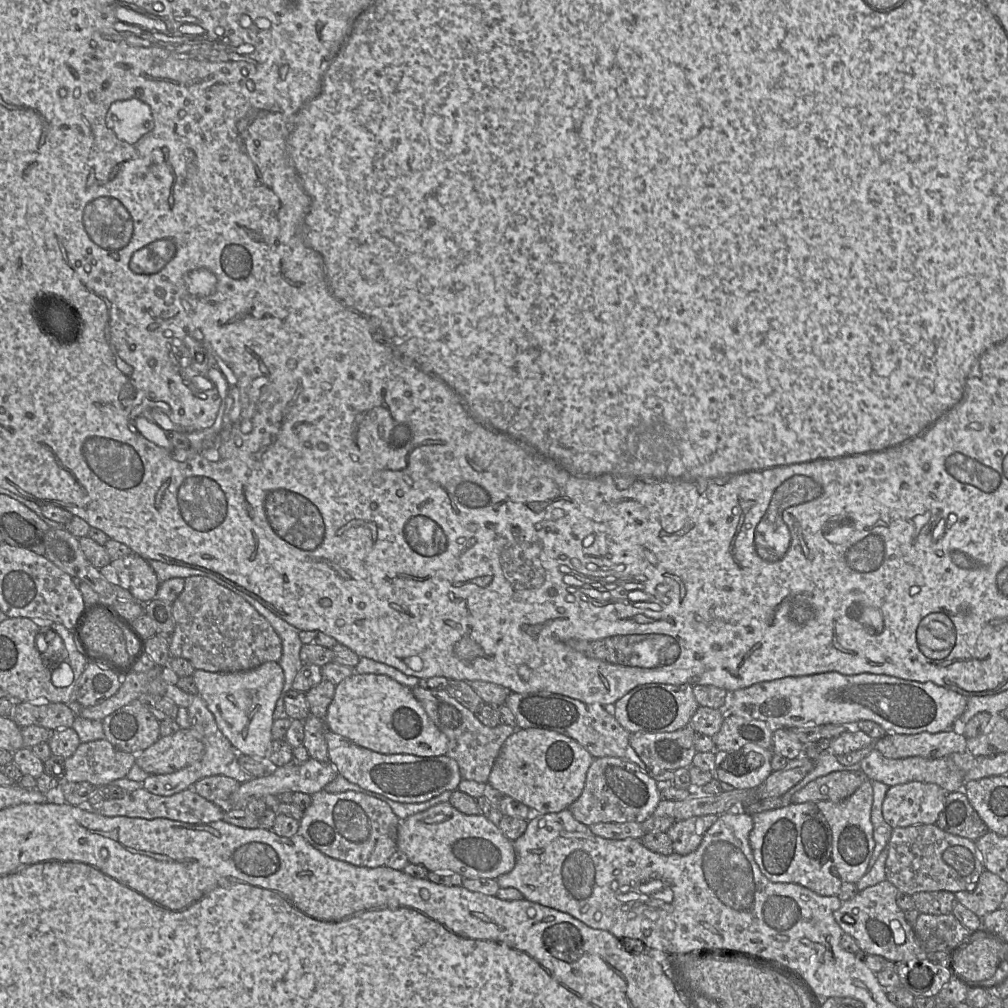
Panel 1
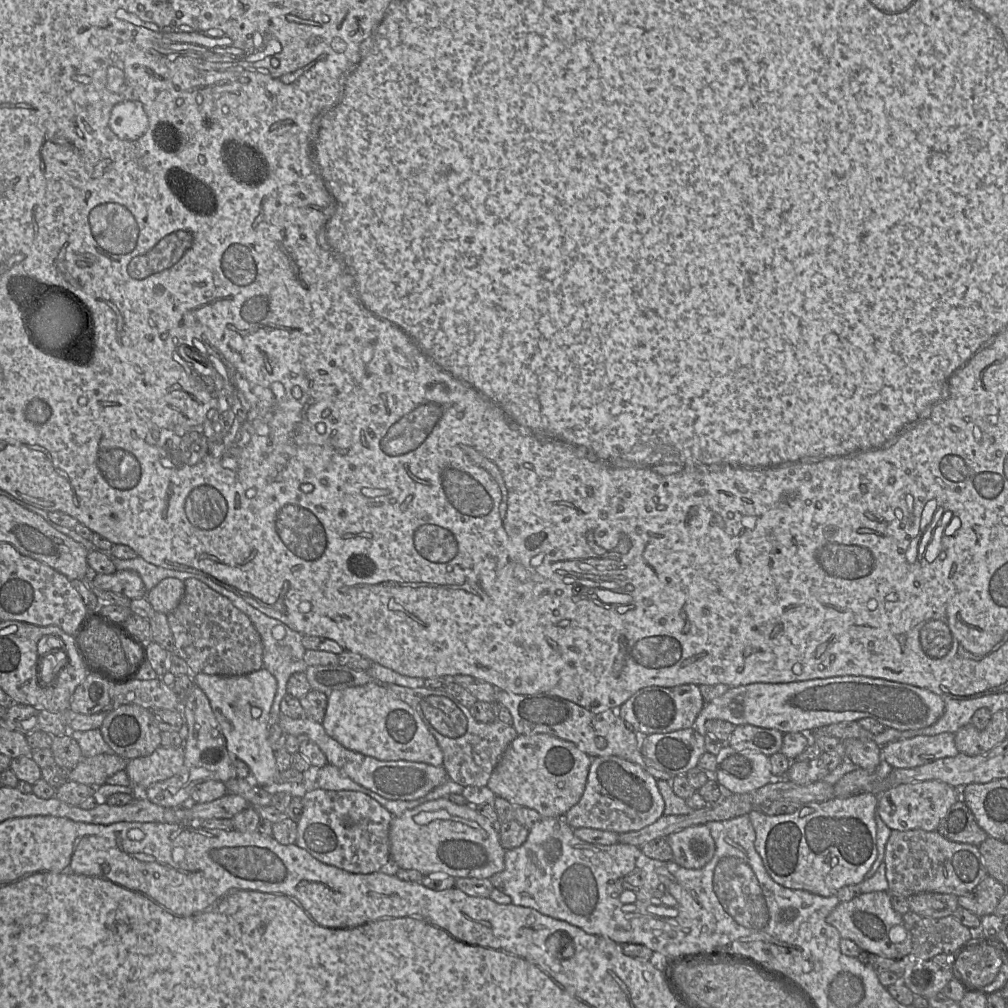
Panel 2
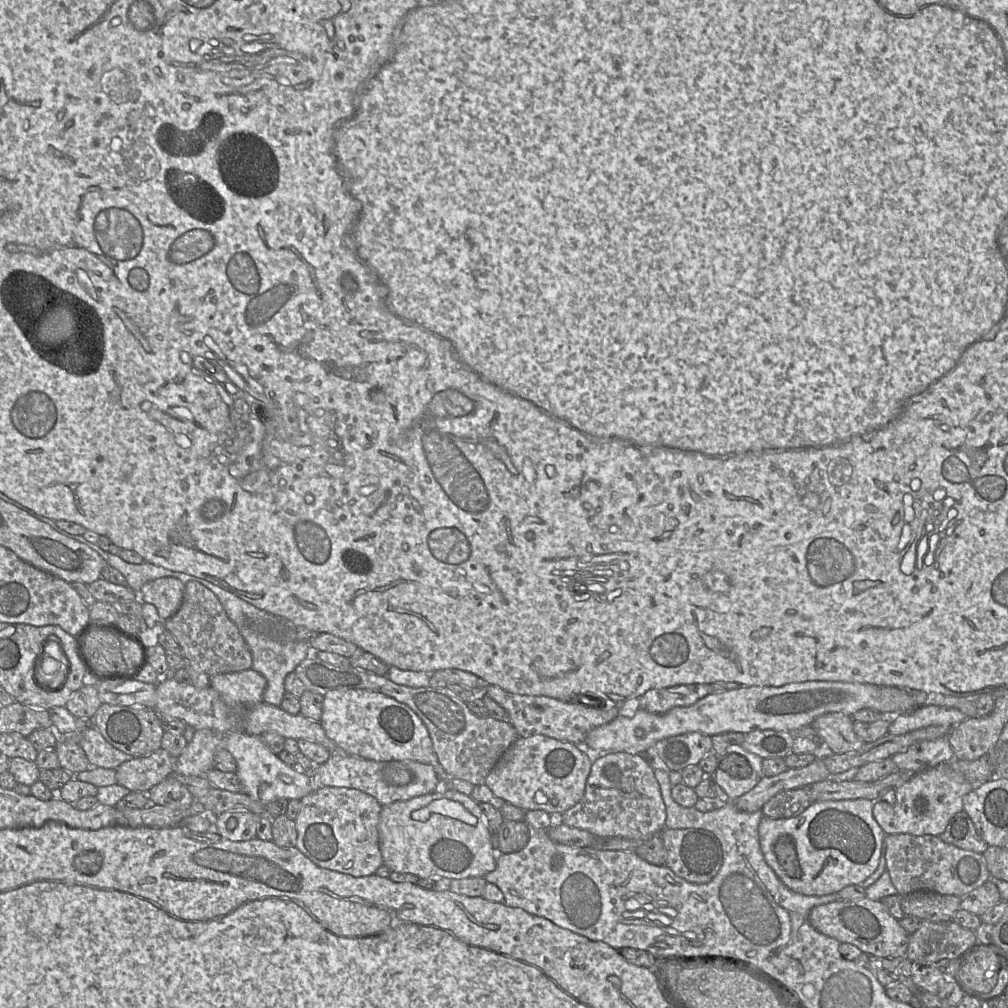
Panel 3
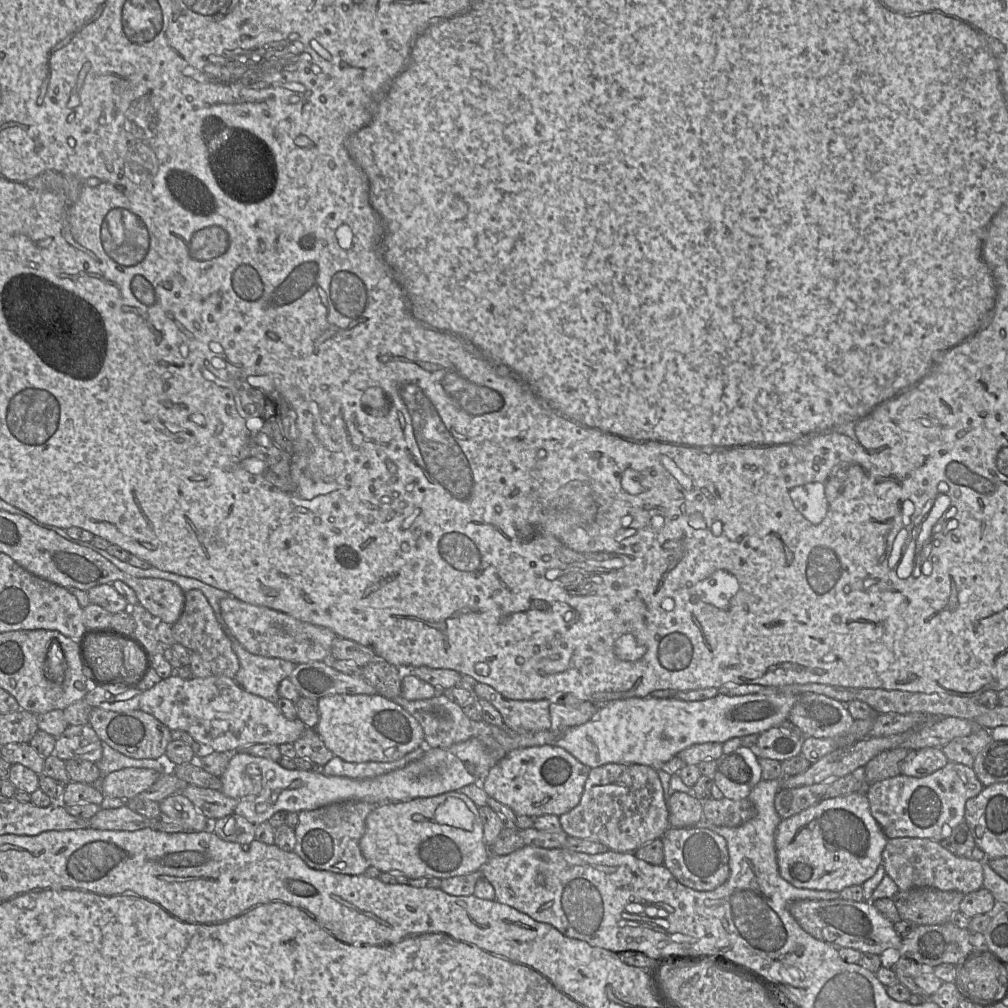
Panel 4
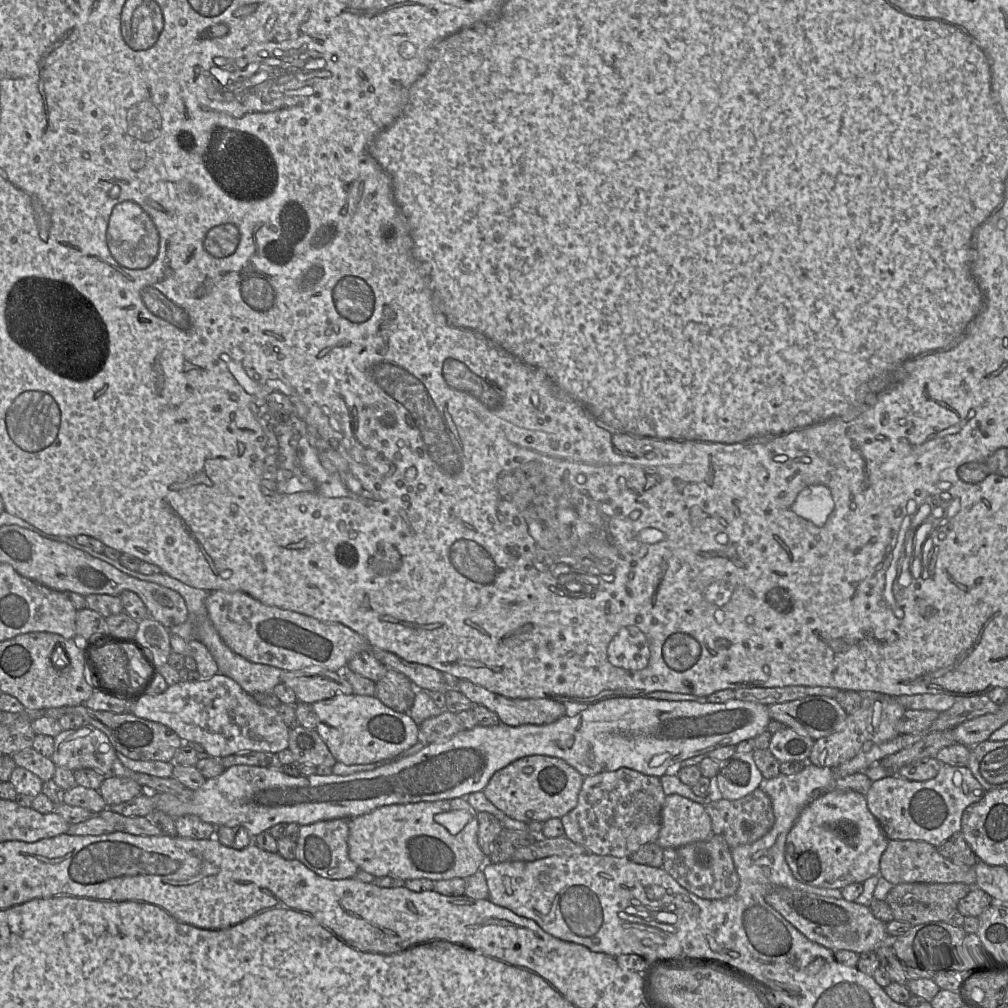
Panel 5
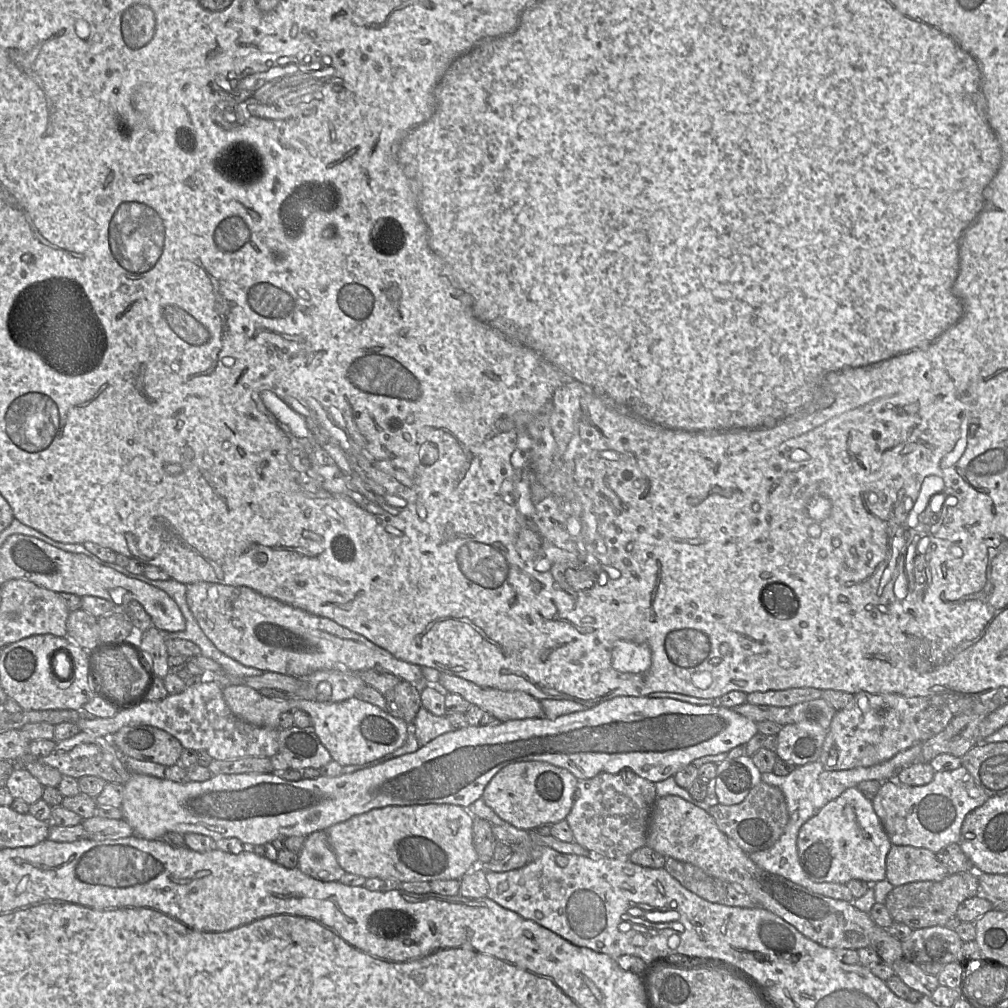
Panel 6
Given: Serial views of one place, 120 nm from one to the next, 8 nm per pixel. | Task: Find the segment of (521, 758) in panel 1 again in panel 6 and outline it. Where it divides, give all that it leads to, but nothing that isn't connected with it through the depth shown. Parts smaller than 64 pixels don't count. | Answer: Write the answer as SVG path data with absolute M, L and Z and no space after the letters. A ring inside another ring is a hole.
M522 761L502 768L486 786L482 798L503 820L522 830L552 825L569 814L578 779L568 770L542 761Z

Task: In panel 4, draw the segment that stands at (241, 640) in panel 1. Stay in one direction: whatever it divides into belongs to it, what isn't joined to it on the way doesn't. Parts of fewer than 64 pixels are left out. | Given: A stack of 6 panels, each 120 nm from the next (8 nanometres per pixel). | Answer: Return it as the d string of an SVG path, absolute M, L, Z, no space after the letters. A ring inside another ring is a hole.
M198 589L184 592L184 607L179 619L172 625L172 635L176 643L198 653L208 663L212 675L234 678L240 663L232 648L231 638L218 622L205 595Z

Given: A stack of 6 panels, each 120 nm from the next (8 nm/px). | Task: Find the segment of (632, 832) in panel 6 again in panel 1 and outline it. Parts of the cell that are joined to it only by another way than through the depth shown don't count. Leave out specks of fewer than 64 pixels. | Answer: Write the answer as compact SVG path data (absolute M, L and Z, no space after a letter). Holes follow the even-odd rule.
M601 757L593 759L581 795L567 809L587 827L597 823L641 824L653 815L661 799L659 784L649 772L643 772L629 760Z

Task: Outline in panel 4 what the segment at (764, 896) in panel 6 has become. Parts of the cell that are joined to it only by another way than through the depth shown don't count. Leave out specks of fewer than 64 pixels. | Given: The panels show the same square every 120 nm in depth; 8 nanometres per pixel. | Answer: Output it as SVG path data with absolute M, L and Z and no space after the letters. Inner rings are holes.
M671 792L667 799L669 826L691 828L703 819L702 801L684 792ZM795 900L789 904L789 911L798 924L814 938L838 948L853 948L861 953L890 955L899 950L902 938L894 924L883 916L872 901Z

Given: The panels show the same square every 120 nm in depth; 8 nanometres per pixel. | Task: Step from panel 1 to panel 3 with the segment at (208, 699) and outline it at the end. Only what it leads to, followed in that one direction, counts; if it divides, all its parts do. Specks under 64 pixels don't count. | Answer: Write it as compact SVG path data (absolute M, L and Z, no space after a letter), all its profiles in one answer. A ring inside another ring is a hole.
M249 669L213 676L210 678L210 686L228 707L242 717L249 707L263 702L267 680L260 673ZM233 731L223 738L223 747L237 763L236 775L243 786L243 793L263 806L277 799L301 800L319 789L312 778L283 763L266 747L260 736Z

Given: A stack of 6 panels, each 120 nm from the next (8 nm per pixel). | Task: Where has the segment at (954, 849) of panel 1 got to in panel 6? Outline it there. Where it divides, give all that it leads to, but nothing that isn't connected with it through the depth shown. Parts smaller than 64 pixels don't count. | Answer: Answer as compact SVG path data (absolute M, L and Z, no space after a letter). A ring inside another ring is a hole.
M893 845L886 858L886 880L894 887L921 881L941 881L949 875L948 869L932 851L913 846Z

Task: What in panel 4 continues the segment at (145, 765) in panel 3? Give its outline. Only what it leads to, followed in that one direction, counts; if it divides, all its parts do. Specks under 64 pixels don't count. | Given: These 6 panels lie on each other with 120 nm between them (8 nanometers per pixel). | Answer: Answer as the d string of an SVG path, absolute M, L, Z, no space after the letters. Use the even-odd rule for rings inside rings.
M123 768L100 778L100 790L104 797L128 801L148 790L161 776L149 768Z

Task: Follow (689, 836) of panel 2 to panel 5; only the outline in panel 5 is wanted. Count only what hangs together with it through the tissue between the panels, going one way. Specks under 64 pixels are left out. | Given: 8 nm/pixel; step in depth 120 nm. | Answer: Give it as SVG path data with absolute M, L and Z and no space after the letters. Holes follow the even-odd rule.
M717 835L706 841L690 843L677 848L663 849L662 868L683 888L703 899L724 899L739 887L731 847Z

